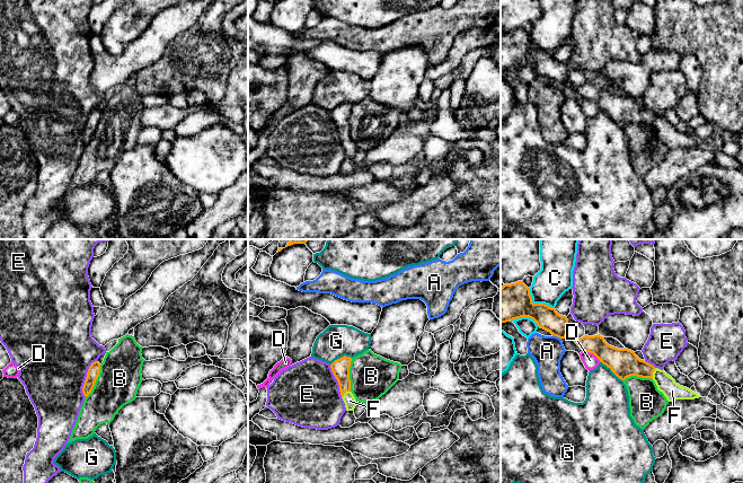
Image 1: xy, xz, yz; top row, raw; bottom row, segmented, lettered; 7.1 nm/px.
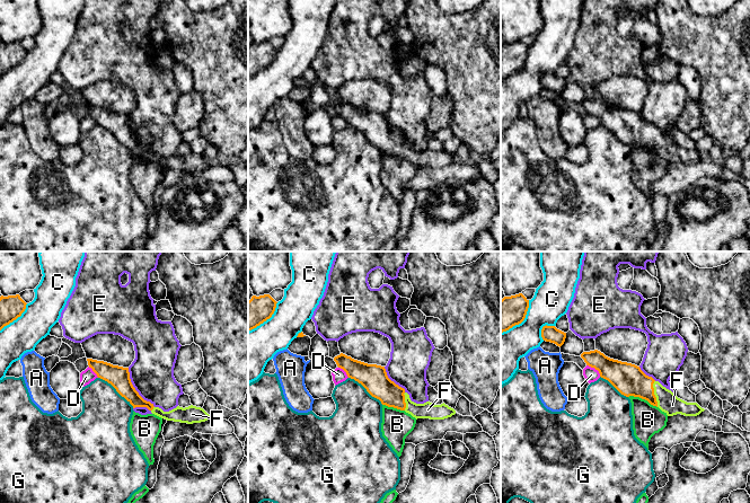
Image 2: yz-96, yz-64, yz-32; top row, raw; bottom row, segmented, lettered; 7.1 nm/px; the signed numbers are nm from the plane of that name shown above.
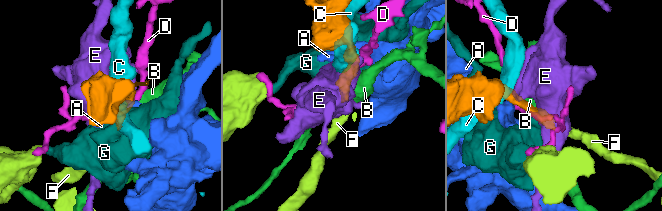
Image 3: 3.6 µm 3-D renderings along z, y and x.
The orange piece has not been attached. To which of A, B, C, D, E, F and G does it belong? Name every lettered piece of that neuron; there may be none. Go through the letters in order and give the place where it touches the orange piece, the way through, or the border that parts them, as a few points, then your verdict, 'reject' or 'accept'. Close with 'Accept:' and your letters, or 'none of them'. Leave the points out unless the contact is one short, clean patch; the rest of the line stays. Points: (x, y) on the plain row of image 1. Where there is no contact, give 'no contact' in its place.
A: yz (557, 84) | along yz (553, 81), (560, 86) | reject
B: xz (348, 122) | reject
C: yz (537, 51) | reject
D: yz (592, 99) | reject
E: xy (86, 124) | along xy (97, 107), (88, 116), (82, 134), (85, 143) | reject
F: yz (652, 121) | across yz (624, 110), (652, 121), (665, 131) | accept
G: yz (611, 117) | reject
Accept: F

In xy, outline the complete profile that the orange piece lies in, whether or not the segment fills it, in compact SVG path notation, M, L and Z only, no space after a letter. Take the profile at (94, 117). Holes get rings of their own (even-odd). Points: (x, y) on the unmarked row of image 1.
M98 108L92 109L88 116L87 124L82 134L82 140L86 144L91 140L99 120L100 111Z

